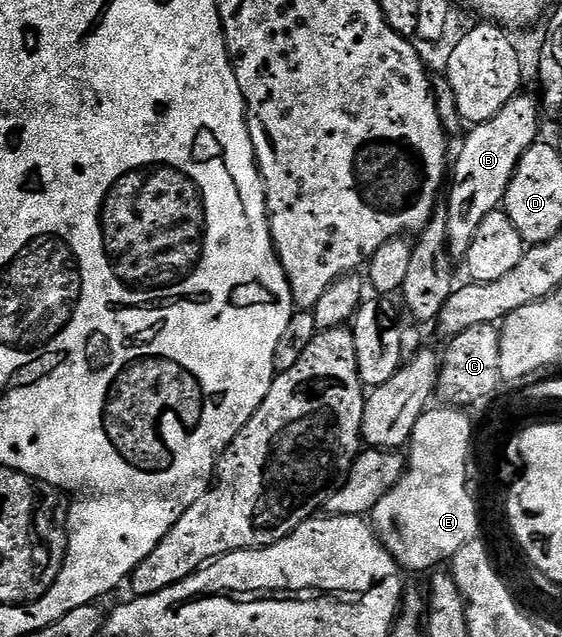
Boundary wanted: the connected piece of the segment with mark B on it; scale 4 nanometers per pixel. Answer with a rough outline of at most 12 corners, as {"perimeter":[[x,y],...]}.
{"perimeter":[[518,94],[461,140],[444,201],[451,255],[484,217],[539,142],[539,100]]}

